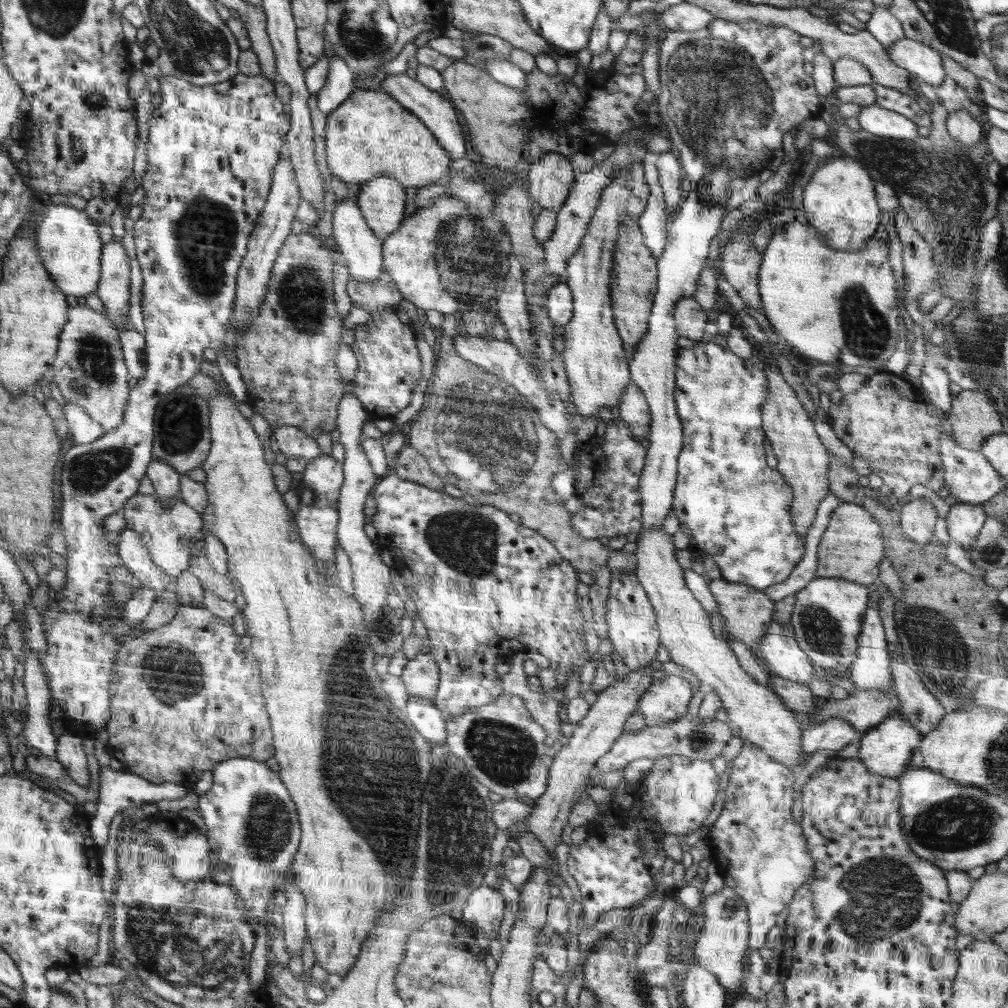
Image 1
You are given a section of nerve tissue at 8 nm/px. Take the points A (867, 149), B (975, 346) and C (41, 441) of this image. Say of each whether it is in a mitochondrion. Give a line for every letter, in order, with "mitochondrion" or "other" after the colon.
A: mitochondrion
B: mitochondrion
C: other

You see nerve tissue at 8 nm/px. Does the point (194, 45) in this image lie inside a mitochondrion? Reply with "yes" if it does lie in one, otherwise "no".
yes

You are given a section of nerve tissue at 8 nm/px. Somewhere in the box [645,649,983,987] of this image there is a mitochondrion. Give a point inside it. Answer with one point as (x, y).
(881, 896)

